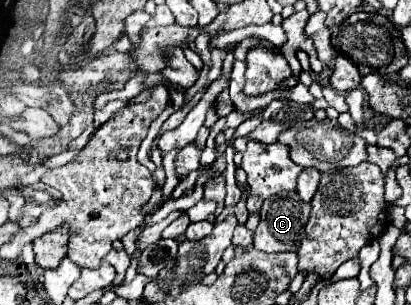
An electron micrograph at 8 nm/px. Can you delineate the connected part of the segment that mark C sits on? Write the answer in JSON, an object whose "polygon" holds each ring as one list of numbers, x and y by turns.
{"polygon":[[297,192,269,196,269,200,265,200,263,208,261,208,261,222,255,230,253,246,267,254,297,252,297,244,305,238,305,224,309,220,309,210,311,210,311,206,303,204]]}

